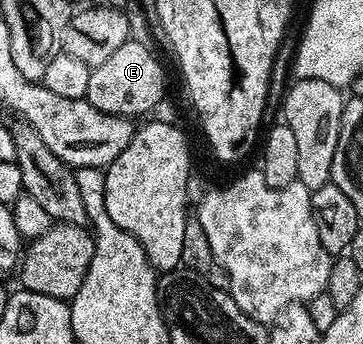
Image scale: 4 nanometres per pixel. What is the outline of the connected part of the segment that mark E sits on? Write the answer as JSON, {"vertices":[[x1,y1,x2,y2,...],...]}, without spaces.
{"vertices":[[128,39,125,45,121,45,121,49,115,50,106,61,101,61,101,65,91,68,85,98,94,107,101,109,101,113,136,117,135,115,143,115,146,111,153,110,163,99,163,67,159,64,158,57,145,44,138,43,137,39]]}

